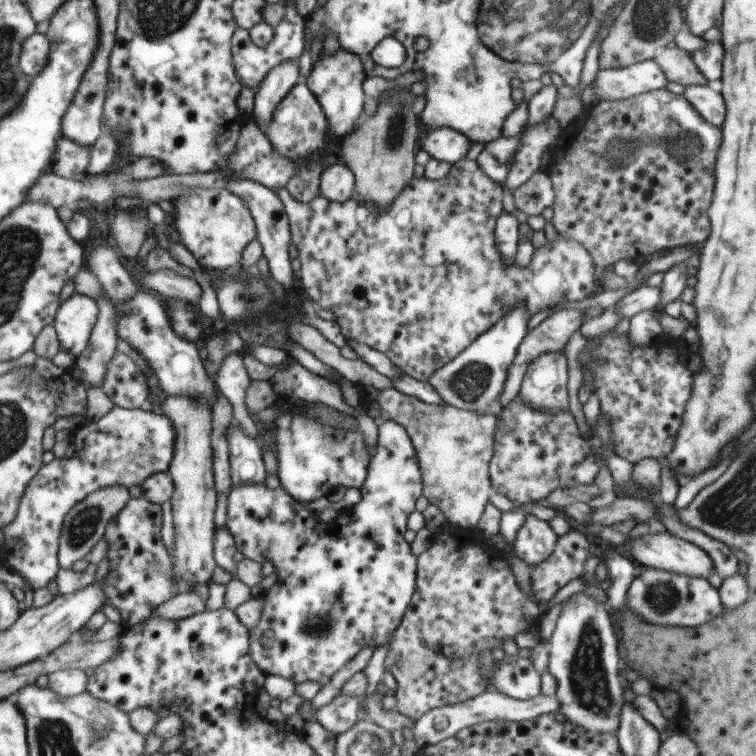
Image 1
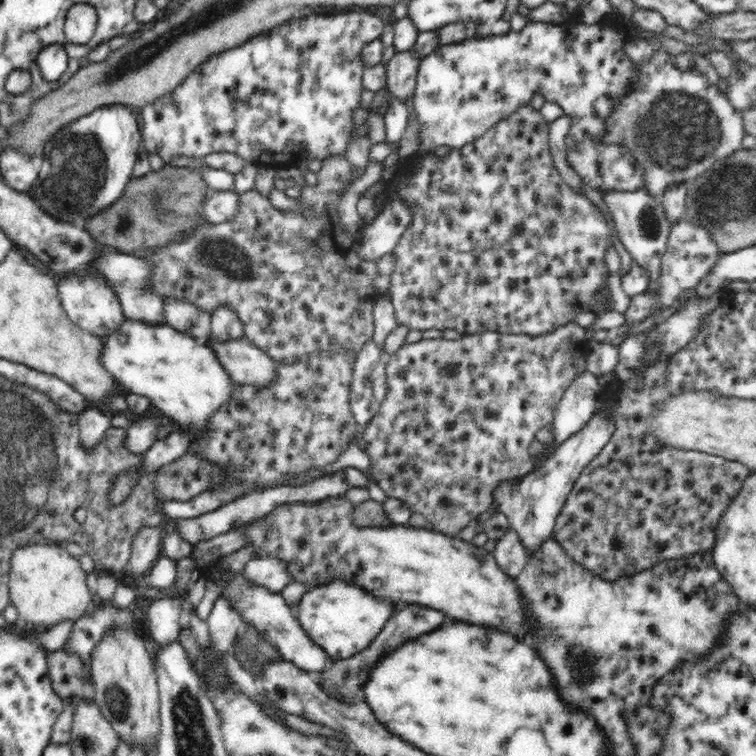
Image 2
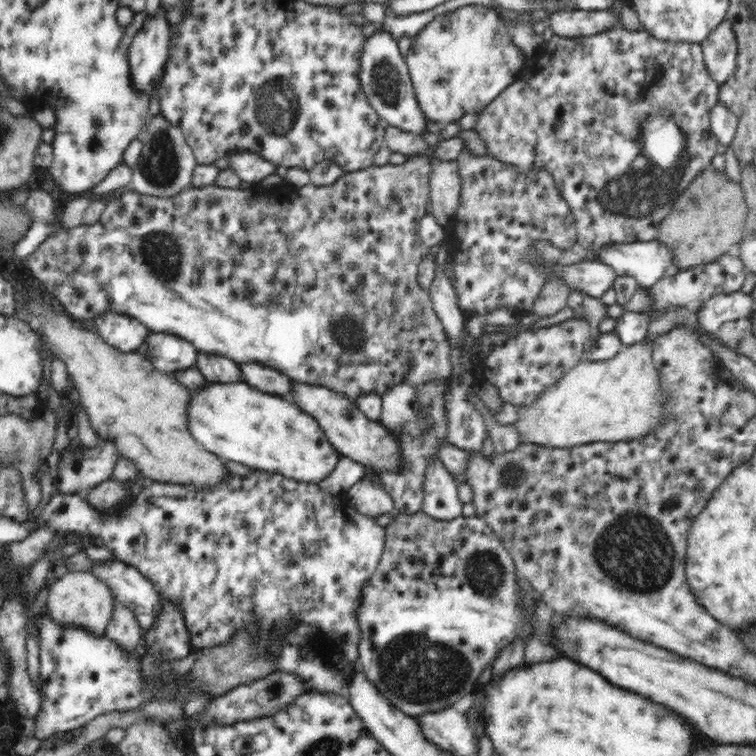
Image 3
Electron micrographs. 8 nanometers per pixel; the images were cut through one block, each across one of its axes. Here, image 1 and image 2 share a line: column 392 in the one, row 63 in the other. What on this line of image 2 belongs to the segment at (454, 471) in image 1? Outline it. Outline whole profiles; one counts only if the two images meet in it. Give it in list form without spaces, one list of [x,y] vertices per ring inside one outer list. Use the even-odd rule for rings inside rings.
[[[414,51],[397,52],[386,62],[386,82],[393,98],[409,104],[413,101],[416,76],[422,58]]]

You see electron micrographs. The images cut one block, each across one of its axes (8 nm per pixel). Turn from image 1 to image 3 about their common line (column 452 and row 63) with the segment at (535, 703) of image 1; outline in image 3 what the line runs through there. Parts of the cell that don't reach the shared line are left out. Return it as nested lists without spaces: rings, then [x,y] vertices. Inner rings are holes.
[[[724,20],[700,43],[707,71],[719,85],[734,72],[737,40],[730,22]]]

